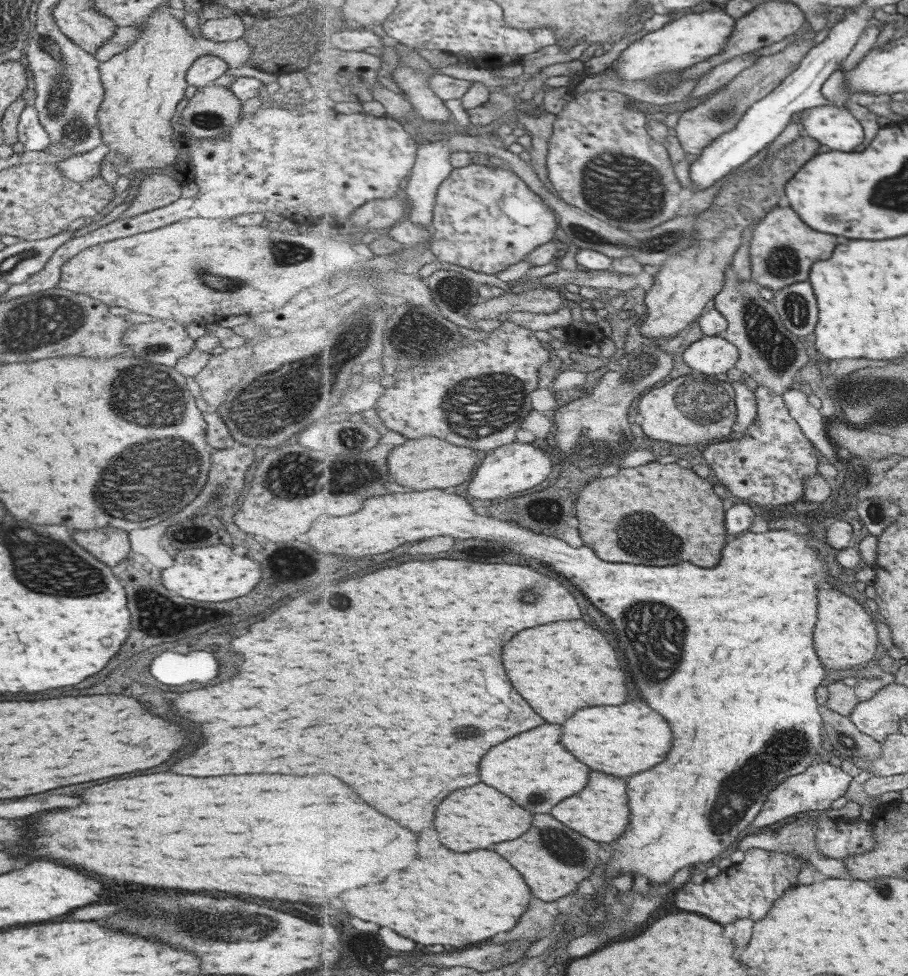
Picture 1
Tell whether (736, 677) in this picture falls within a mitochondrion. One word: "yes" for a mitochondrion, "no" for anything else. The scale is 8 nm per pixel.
no

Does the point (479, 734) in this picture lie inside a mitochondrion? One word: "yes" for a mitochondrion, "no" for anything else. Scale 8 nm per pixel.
yes

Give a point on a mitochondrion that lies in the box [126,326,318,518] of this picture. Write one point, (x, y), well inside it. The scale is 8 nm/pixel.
(154, 351)

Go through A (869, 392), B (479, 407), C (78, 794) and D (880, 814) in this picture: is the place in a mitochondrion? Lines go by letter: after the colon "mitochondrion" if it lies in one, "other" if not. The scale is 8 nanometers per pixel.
A: mitochondrion
B: mitochondrion
C: other
D: other

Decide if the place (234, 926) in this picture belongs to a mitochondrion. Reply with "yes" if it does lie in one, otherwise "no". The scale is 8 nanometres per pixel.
yes

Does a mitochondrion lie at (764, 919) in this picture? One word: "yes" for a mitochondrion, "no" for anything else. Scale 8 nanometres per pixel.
no

